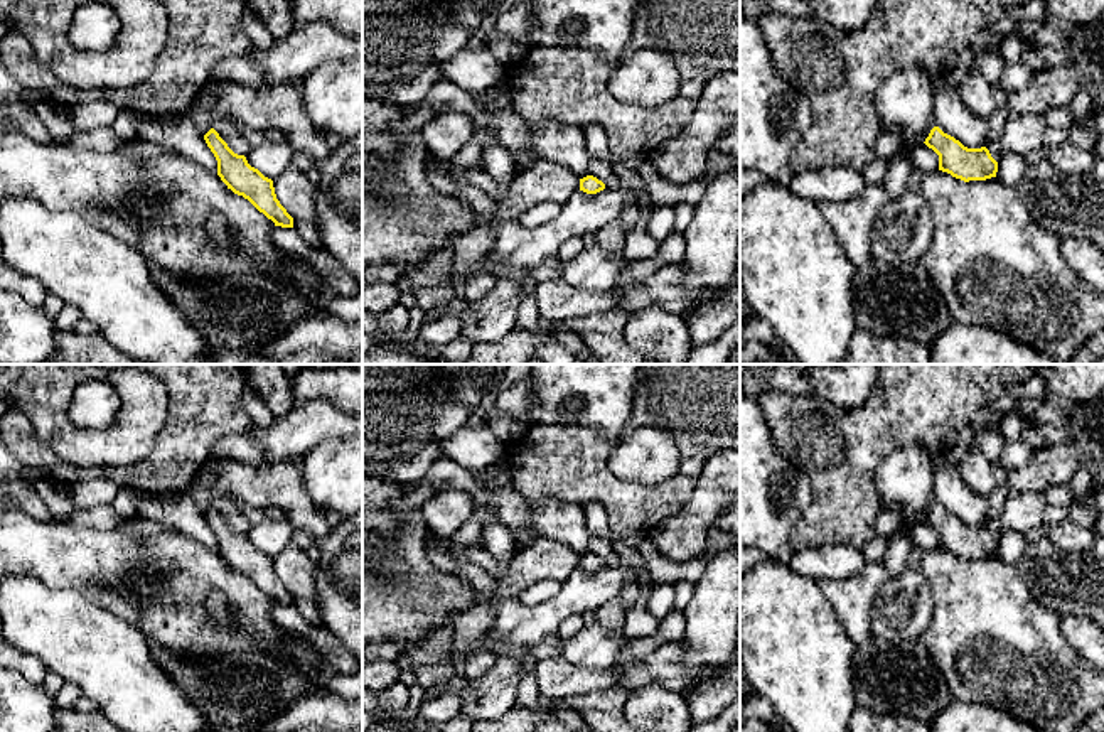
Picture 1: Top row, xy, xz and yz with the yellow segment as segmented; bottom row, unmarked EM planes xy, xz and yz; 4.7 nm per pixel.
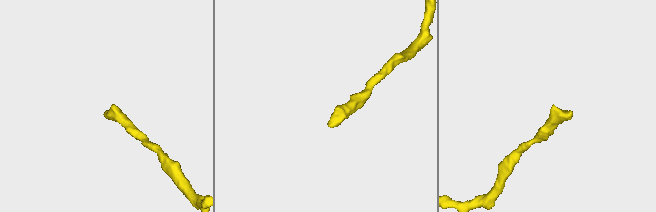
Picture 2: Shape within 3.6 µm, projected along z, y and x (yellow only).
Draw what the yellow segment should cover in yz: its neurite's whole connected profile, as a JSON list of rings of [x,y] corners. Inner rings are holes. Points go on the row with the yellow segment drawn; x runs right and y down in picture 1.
[[[934,126],[924,142],[939,155],[939,170],[964,182],[996,177],[998,162],[986,147],[967,148],[954,137]]]

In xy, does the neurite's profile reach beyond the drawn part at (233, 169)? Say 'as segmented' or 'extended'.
as segmented

